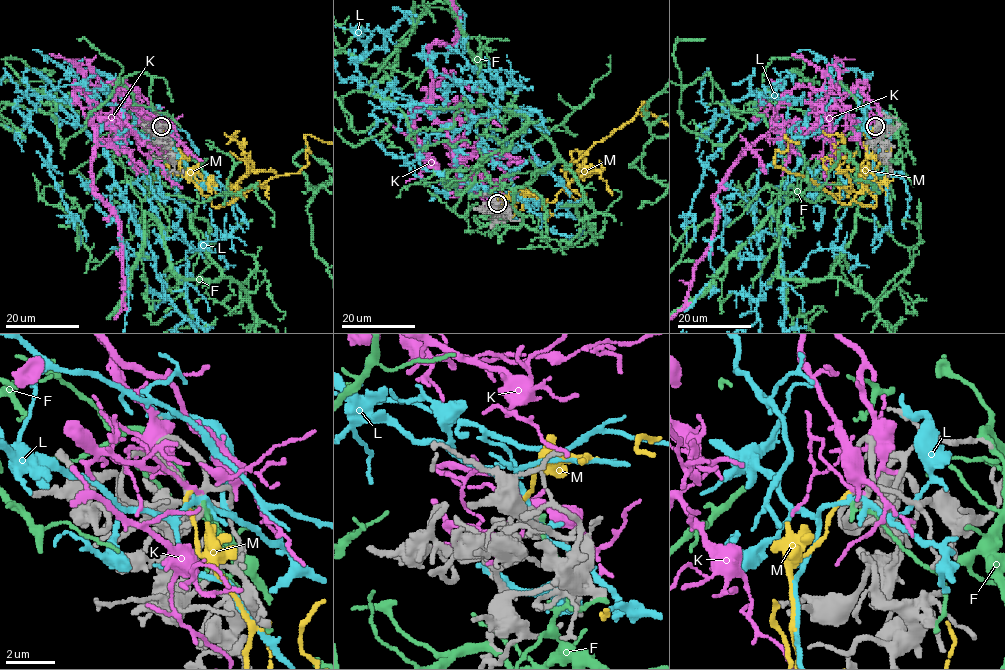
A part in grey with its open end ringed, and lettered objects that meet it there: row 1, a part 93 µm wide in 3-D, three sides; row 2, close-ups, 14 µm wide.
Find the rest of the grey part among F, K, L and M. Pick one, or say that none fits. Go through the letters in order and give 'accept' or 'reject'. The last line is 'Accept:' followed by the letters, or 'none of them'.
F: reject
K: reject
L: reject
M: reject
Accept: none of them

